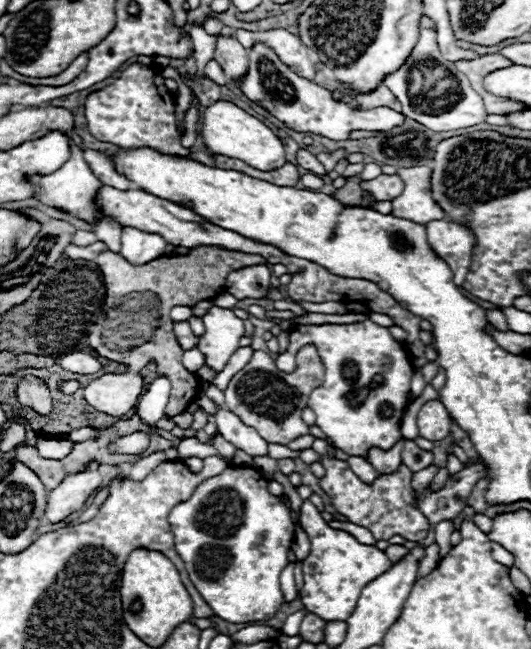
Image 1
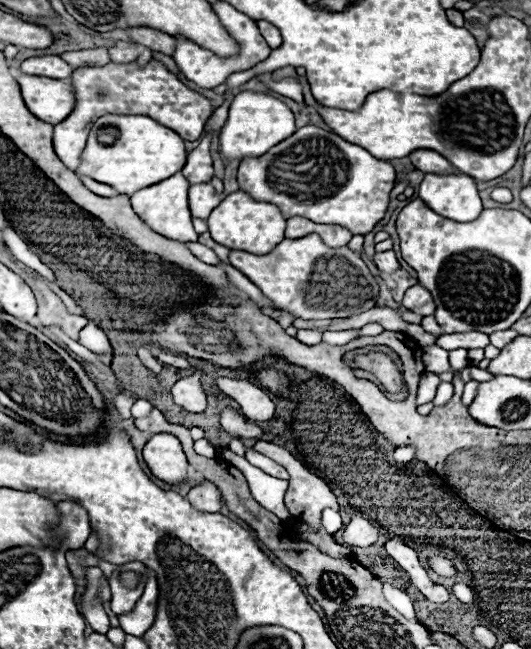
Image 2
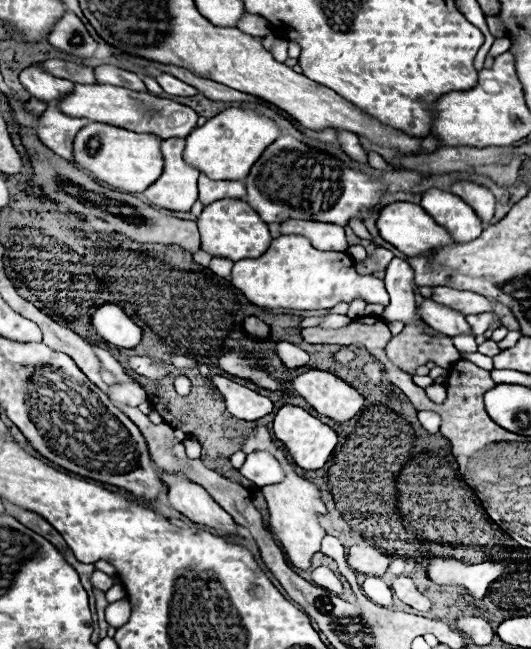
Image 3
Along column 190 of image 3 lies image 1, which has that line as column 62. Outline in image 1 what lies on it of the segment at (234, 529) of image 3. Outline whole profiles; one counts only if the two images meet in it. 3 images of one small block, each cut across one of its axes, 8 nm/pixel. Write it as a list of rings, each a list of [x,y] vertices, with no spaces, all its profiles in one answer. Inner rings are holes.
[[[90,464],[86,472],[68,476],[58,484],[48,494],[48,504],[44,510],[44,518],[50,524],[62,522],[68,518],[72,512],[78,512],[84,508],[88,496],[100,488],[100,474],[98,474],[98,464]]]

